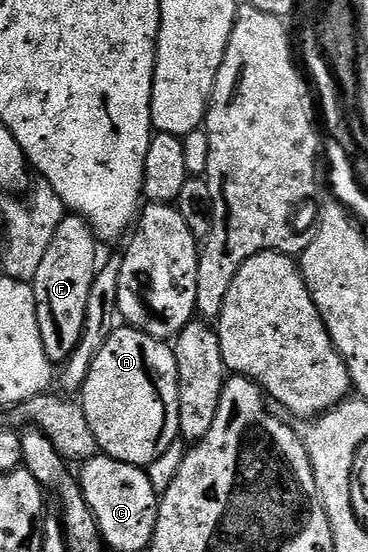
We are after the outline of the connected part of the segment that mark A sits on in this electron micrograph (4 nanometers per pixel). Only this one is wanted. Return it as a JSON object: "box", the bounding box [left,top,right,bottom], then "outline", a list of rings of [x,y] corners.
{"box":[78,324,179,468],"outline":[[[127,324],[121,327],[121,330],[113,329],[105,337],[102,348],[90,364],[84,387],[78,392],[78,401],[86,414],[86,424],[94,434],[101,455],[131,466],[148,468],[156,458],[156,449],[164,438],[164,429],[168,422],[170,426],[170,419],[176,413],[179,374],[175,352],[167,341],[150,336],[145,330],[135,330]]]}

